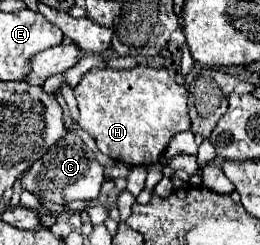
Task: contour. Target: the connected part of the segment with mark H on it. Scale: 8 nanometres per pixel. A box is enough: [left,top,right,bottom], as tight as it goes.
[76,66,190,166]

